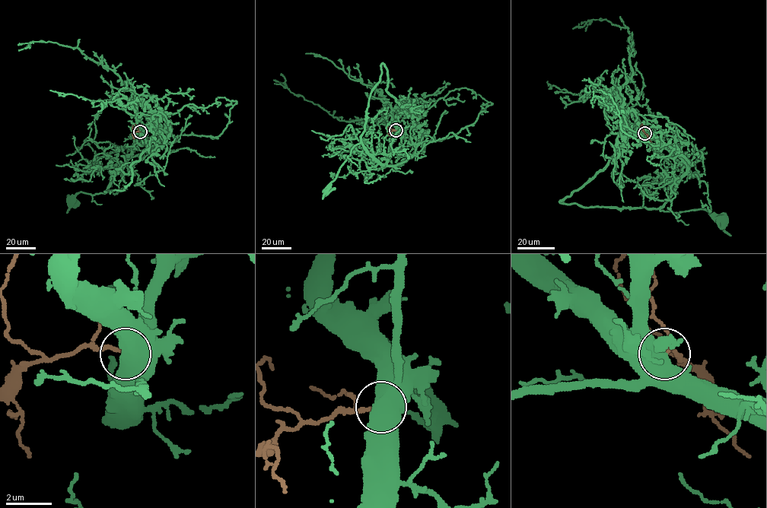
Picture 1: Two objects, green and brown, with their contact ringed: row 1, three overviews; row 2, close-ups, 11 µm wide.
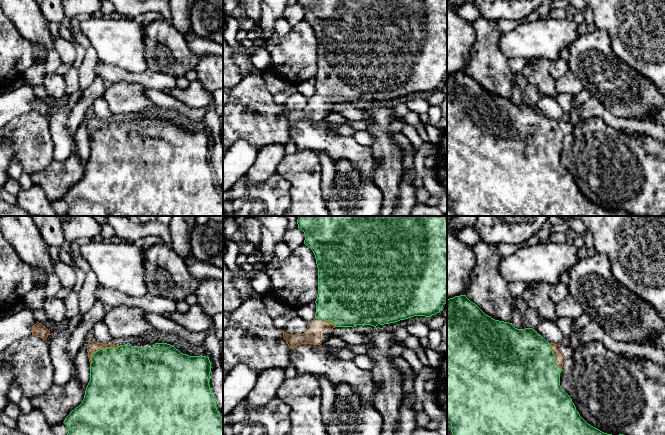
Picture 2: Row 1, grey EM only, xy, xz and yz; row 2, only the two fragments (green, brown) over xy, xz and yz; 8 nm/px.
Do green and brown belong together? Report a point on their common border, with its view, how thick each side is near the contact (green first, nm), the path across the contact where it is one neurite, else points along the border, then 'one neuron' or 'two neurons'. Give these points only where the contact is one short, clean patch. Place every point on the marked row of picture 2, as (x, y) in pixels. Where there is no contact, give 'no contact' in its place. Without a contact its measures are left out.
contact xy (100, 349); calibres 440 and 90 nm; way xy (117, 375), (100, 354), (100, 349), (93, 346); one neuron

